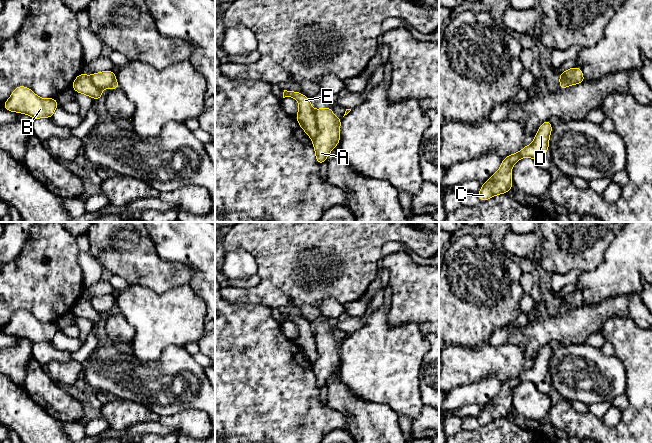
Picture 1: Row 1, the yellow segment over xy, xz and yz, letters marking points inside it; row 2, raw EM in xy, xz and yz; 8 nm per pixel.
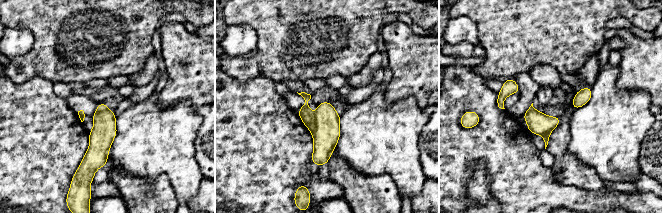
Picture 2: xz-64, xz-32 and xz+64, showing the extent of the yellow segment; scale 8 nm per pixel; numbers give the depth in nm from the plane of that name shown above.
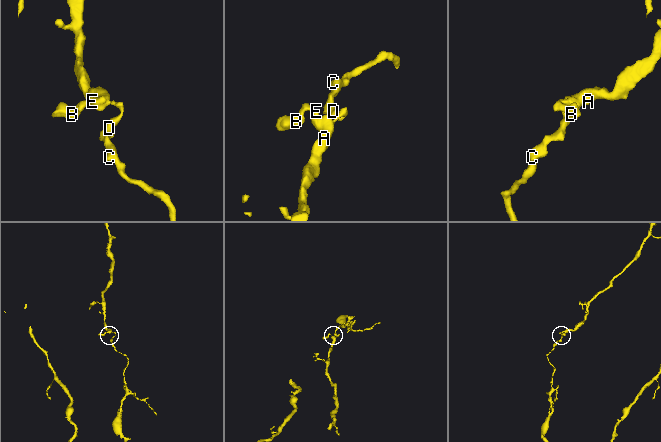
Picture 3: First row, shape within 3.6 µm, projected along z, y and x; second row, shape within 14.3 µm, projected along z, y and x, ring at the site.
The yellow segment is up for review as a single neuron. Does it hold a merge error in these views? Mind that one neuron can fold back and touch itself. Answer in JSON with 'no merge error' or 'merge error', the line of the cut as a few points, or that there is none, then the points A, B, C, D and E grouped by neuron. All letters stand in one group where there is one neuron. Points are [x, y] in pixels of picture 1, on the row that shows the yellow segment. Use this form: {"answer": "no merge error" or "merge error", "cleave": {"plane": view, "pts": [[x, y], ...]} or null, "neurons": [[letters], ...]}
{"answer": "merge error", "cleave": {"plane": "xz", "pts": [[314, 111], [317, 135], [312, 140]]}, "neurons": [["A"], ["B", "C", "D", "E"]]}

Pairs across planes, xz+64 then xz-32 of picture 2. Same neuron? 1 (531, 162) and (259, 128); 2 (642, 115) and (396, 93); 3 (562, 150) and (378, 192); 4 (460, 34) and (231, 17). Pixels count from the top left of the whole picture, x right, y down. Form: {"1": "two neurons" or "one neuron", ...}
{"1": "one neuron", "2": "two neurons", "3": "one neuron", "4": "two neurons"}

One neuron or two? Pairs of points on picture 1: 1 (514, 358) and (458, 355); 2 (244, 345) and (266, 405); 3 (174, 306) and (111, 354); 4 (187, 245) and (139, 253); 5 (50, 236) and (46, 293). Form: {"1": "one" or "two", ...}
{"1": "one", "2": "one", "3": "two", "4": "two", "5": "one"}

